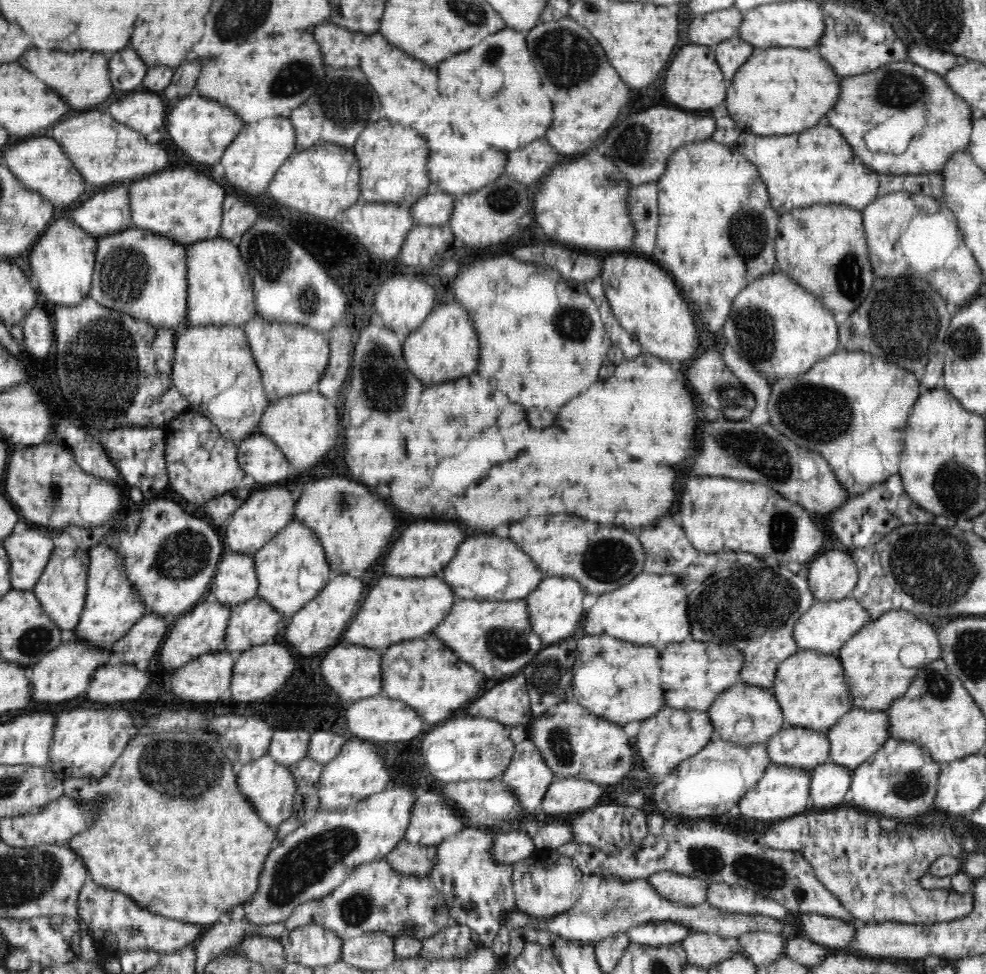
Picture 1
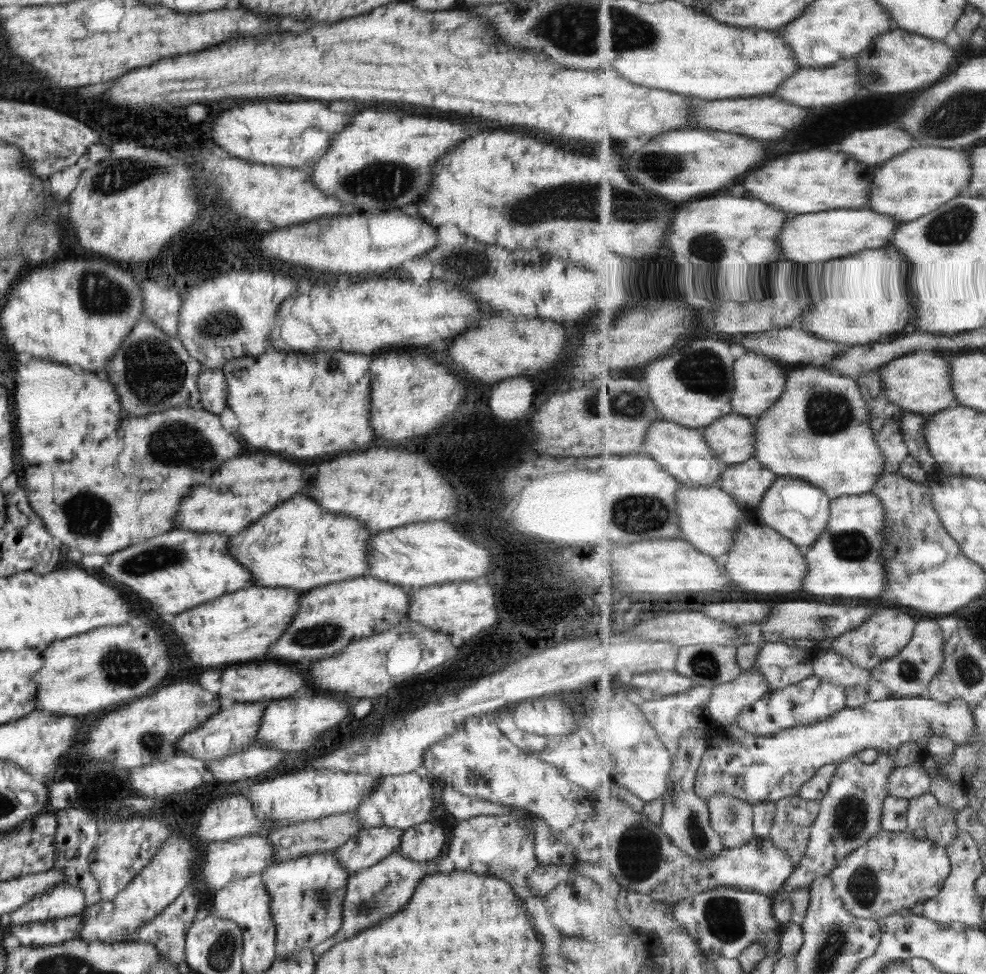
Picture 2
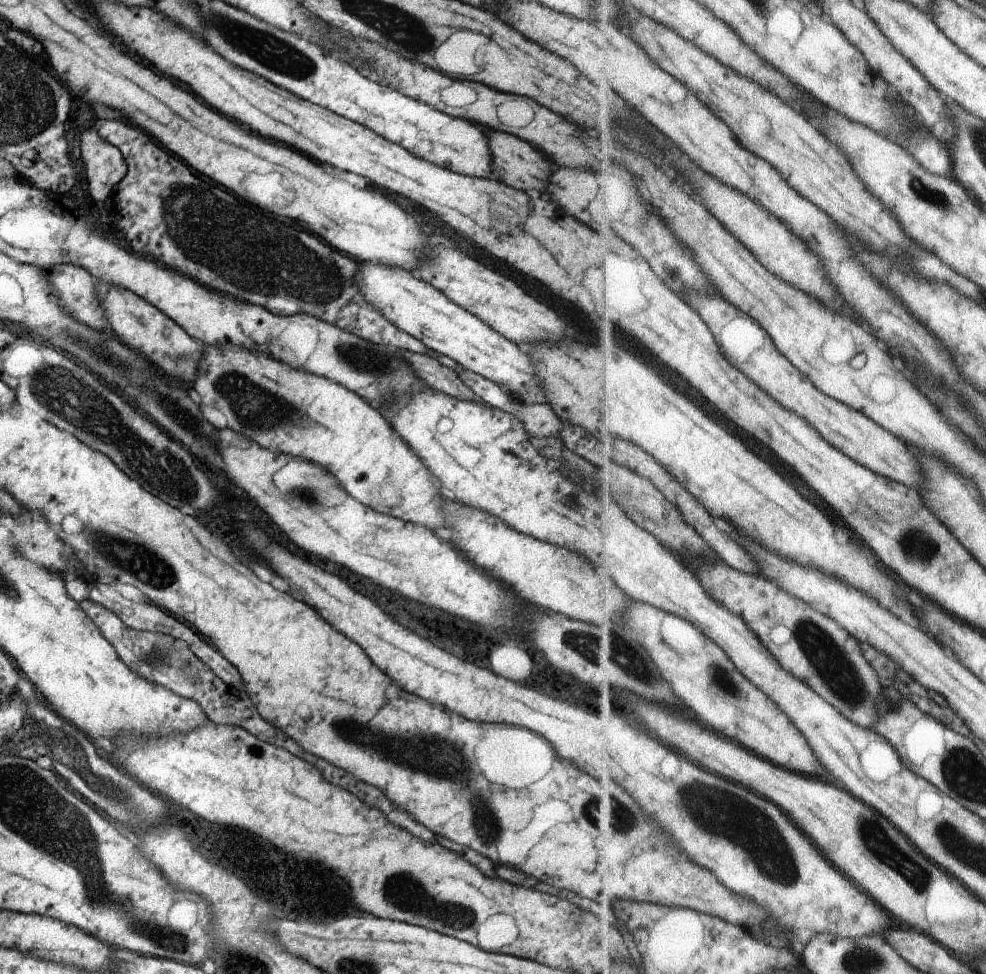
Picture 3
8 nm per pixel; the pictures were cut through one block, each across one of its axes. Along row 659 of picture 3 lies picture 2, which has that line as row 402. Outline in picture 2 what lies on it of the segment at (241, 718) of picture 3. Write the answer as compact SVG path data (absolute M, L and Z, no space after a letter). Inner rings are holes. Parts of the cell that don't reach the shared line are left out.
M142 317L98 375L114 384L124 413L139 417L174 407L202 408L198 390L201 370L198 360L190 356L180 340L171 338L154 321Z

